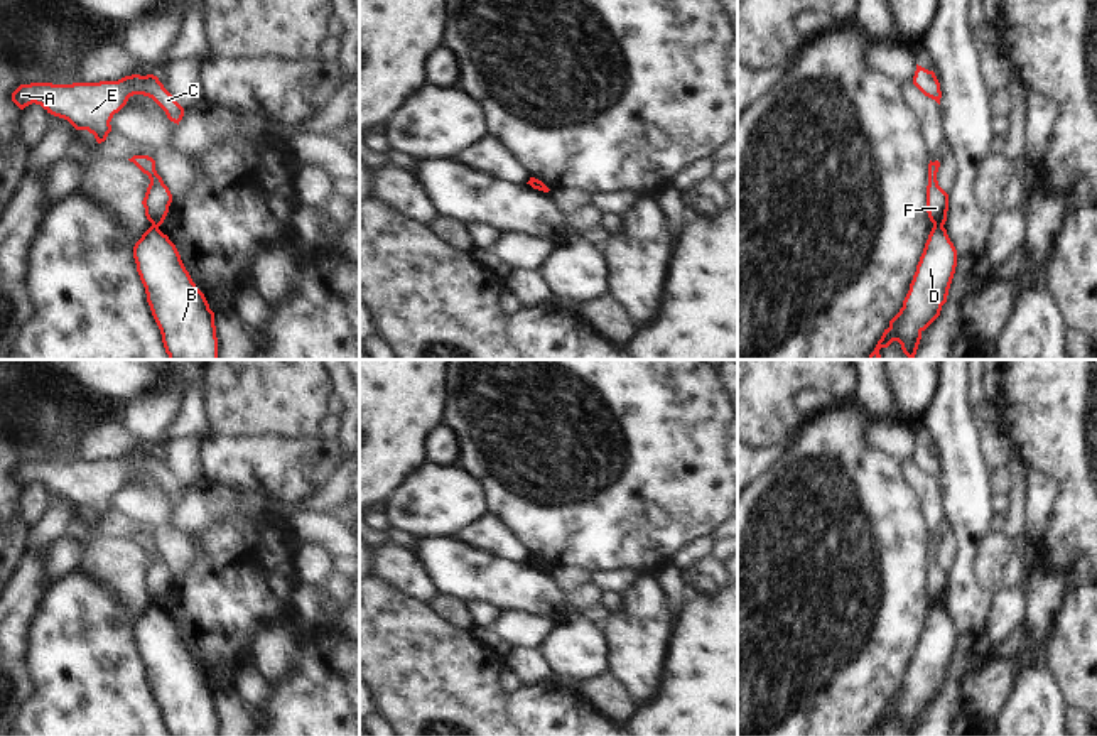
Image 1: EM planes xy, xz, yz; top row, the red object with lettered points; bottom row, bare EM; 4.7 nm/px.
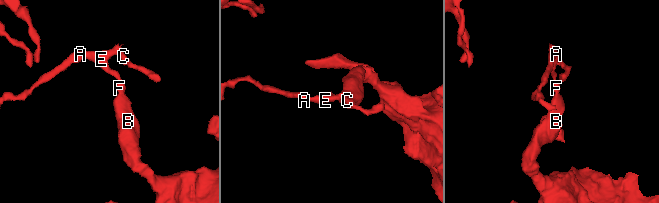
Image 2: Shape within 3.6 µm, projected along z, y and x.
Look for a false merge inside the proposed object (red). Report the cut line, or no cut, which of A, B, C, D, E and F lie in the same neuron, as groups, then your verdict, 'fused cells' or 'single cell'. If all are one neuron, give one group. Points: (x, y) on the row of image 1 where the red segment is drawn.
yz (934, 225), (942, 227) | A C E F / B D | fused cells

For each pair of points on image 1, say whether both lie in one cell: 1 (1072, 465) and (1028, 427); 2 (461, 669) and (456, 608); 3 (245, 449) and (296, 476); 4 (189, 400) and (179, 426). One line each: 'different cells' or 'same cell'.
1: same cell
2: different cells
3: same cell
4: same cell

